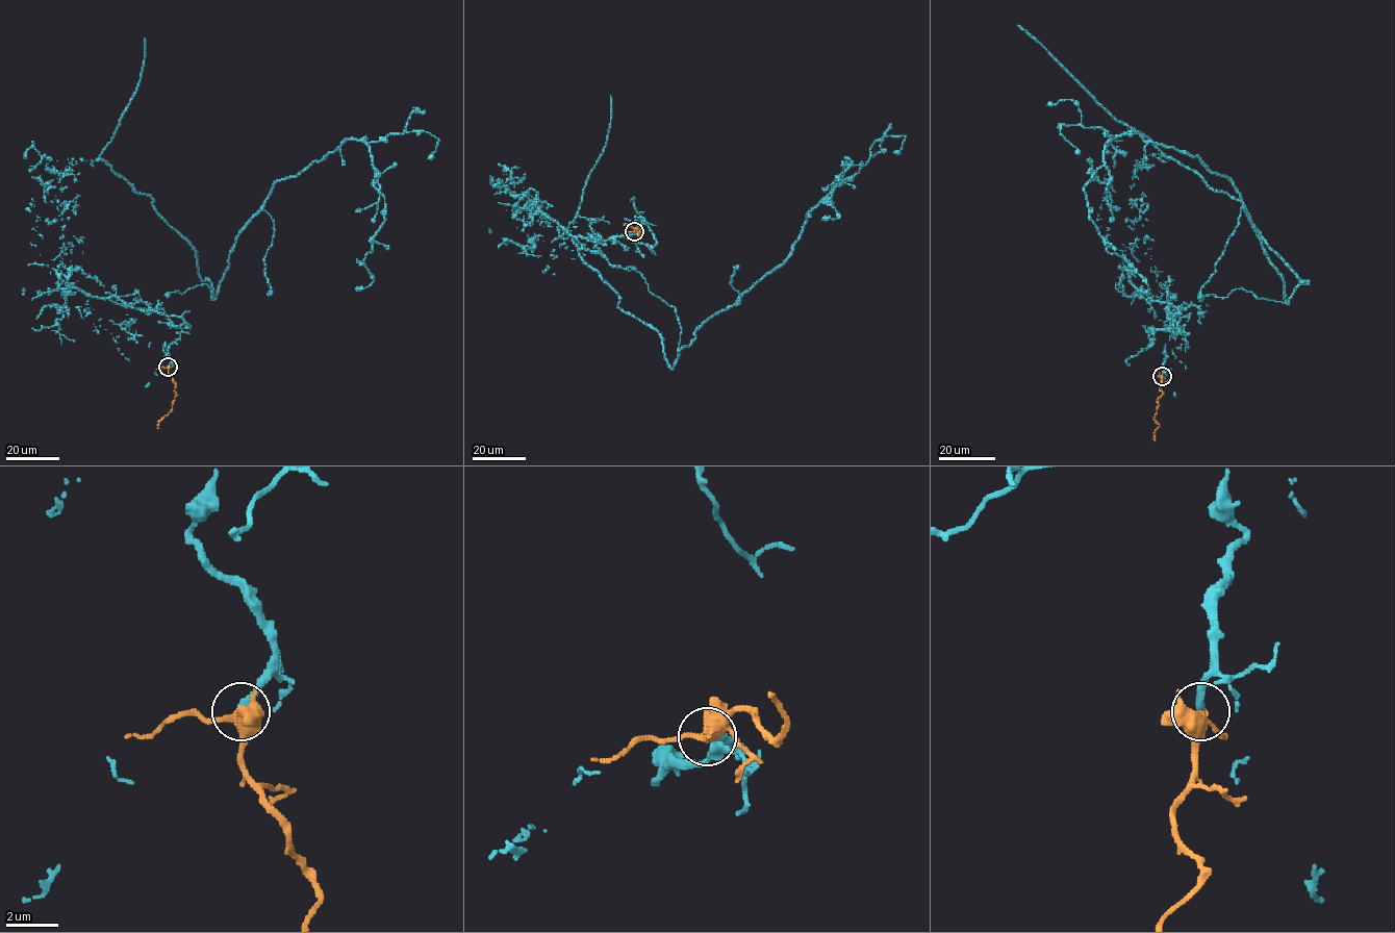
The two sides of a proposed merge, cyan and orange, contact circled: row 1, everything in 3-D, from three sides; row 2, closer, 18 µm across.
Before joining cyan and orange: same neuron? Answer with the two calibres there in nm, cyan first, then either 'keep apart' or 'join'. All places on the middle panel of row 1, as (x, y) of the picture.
calibres 260 and 400 nm; join

